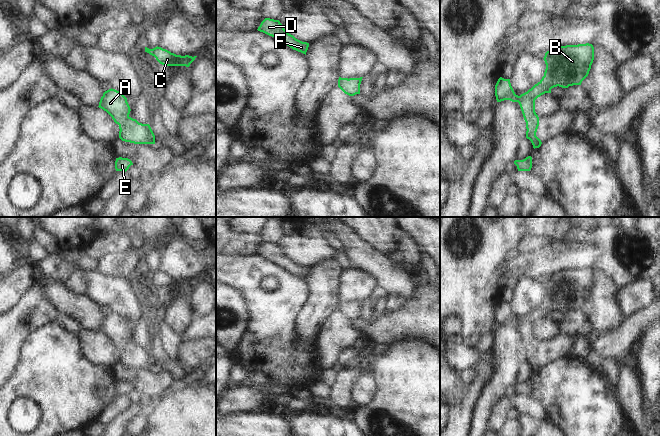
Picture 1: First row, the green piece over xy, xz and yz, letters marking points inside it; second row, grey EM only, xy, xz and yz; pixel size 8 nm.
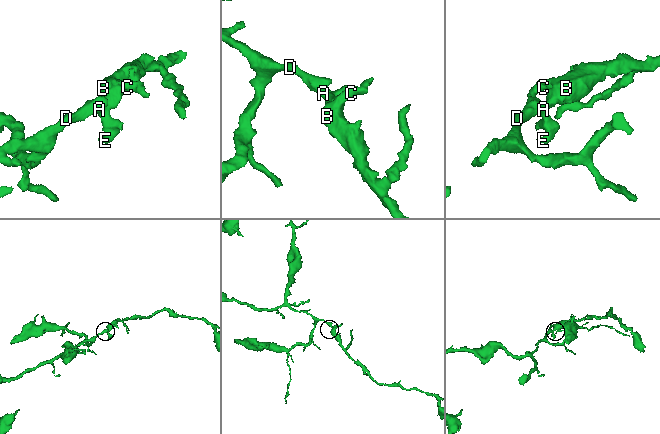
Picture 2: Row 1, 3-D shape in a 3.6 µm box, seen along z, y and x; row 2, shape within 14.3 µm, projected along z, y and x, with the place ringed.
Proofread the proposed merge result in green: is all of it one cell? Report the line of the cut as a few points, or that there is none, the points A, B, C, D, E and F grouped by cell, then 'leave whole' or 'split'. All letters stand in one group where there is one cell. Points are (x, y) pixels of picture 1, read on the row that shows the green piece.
cut none; groups A B C D E F; leave whole

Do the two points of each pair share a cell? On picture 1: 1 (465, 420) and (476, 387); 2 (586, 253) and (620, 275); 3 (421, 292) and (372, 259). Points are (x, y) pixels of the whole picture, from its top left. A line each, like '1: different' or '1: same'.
1: same
2: different
3: different

